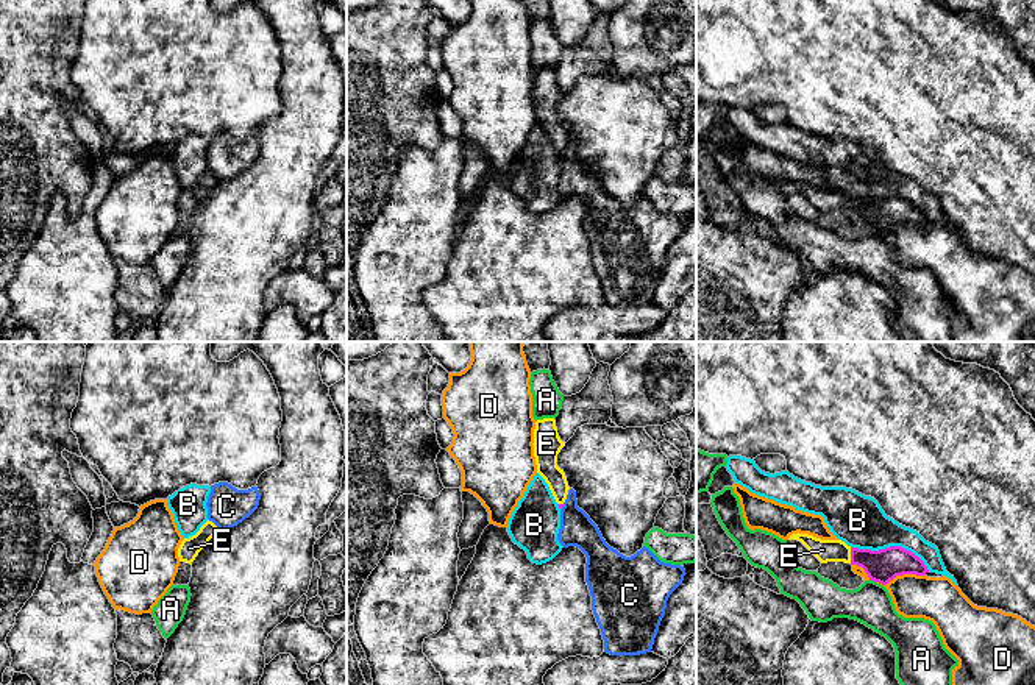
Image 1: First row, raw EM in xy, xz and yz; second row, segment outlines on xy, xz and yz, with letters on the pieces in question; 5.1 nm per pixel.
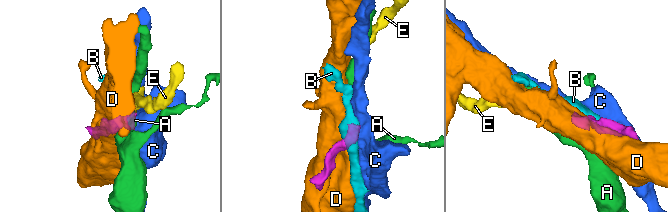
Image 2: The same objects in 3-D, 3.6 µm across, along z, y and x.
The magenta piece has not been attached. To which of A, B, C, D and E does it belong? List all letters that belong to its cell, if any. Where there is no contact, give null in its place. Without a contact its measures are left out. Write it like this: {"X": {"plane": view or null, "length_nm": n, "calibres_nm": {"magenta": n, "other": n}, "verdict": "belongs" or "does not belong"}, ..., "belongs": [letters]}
{"A": {"plane": "yz", "length_nm": 40, "calibres_nm": {"magenta": 170, "other": 220}, "verdict": "does not belong"}, "B": {"plane": "yz", "length_nm": 420, "calibres_nm": {"magenta": 170, "other": 260}, "verdict": "does not belong"}, "C": {"plane": "xz", "length_nm": 40, "calibres_nm": {"magenta": 20, "other": 180}, "verdict": "does not belong"}, "D": {"plane": "yz", "length_nm": 240, "calibres_nm": {"magenta": 170, "other": 240}, "verdict": "does not belong"}, "E": {"plane": "yz", "length_nm": 80, "calibres_nm": {"magenta": 170, "other": 110}, "verdict": "belongs"}, "belongs": ["E"]}

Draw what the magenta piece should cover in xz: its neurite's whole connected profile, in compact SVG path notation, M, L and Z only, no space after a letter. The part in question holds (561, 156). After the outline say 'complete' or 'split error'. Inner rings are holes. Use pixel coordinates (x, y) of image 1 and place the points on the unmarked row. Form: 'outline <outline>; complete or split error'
outline M554 69L535 72L532 95L537 123L545 130L559 159L562 161L570 137L564 120L557 117L557 105L565 97L565 92L562 92L557 84Z; split error

